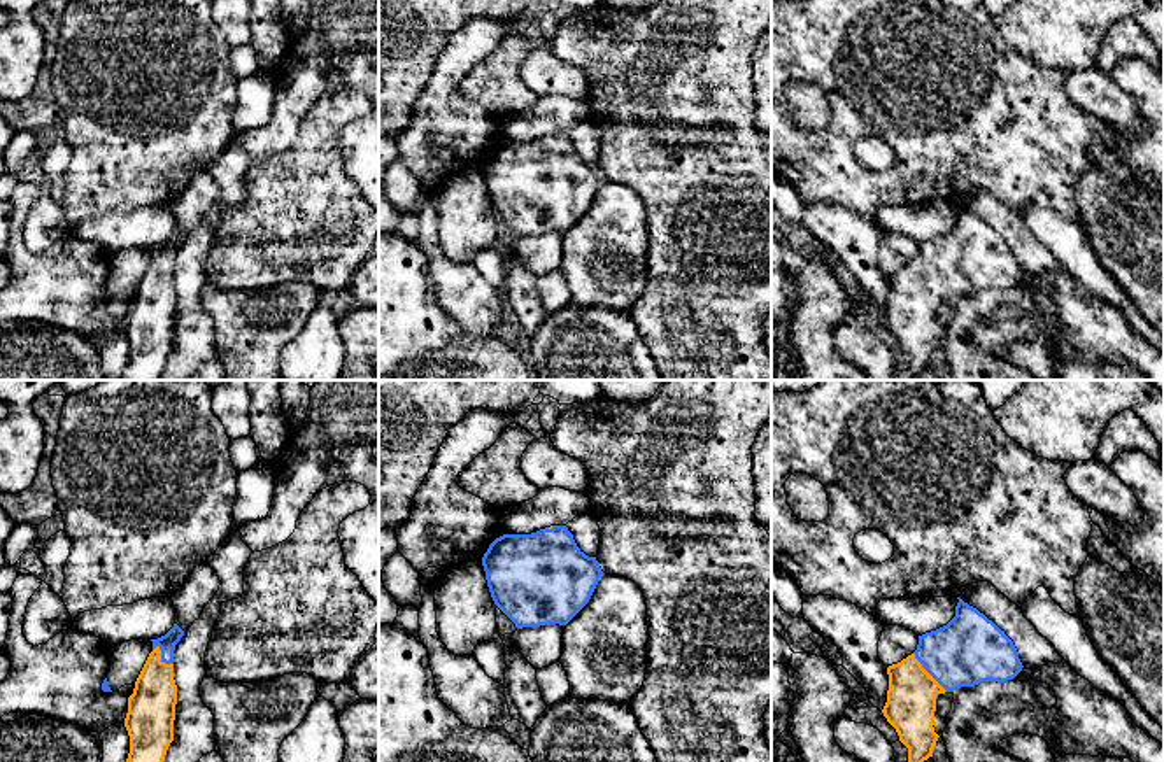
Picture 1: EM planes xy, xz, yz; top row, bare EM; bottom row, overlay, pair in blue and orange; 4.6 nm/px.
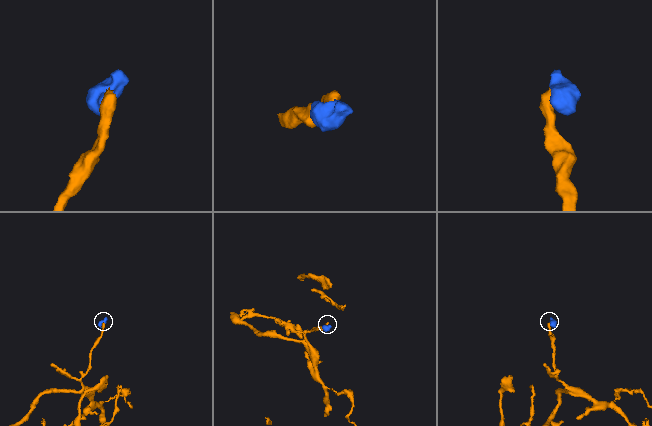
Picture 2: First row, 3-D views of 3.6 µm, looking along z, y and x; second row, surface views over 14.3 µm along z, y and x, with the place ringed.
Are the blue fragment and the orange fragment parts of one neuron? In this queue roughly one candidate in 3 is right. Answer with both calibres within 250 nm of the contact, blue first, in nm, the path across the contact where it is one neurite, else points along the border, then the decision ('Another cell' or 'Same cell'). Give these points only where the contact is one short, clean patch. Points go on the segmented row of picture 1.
Thickness 320 nm (blue) against 220 nm. Path across: yz (970, 649), (928, 671), (912, 687), (910, 706). Same cell

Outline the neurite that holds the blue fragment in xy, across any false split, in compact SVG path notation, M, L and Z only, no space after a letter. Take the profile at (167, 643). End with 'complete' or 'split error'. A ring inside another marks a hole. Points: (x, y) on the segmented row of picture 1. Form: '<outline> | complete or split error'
M174 624L165 636L151 639L153 652L128 697L124 727L130 736L130 753L126 762L165 762L174 741L177 704L174 648L182 636L184 631Z | split error

